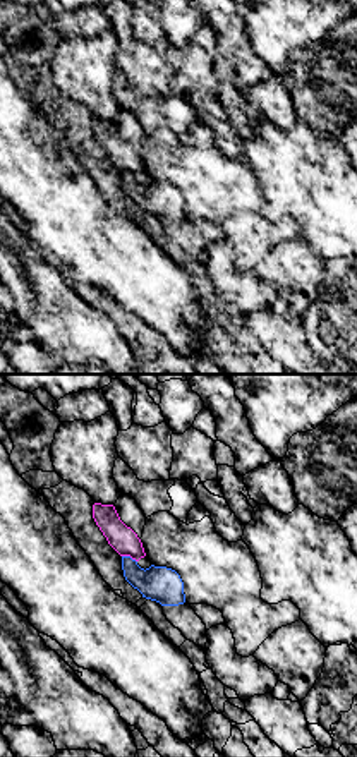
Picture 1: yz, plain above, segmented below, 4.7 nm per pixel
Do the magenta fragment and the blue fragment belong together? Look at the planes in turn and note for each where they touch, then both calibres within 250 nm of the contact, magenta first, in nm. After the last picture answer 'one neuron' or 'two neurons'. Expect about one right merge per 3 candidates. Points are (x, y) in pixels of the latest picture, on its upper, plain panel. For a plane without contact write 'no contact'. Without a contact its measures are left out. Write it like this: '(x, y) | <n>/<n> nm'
(129, 170) | 120/170 nm

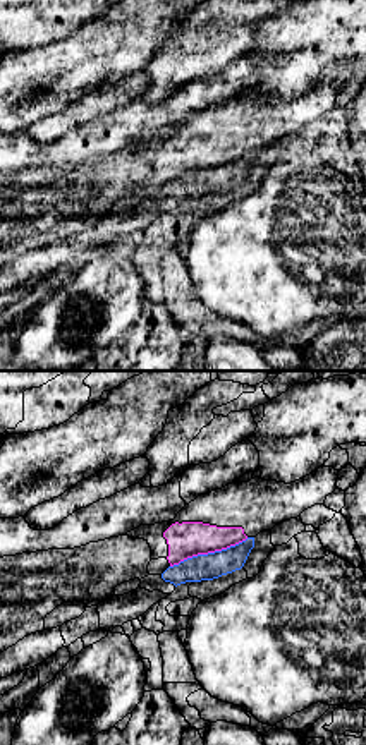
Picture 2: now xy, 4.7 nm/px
(208, 167) | 170/130 nm

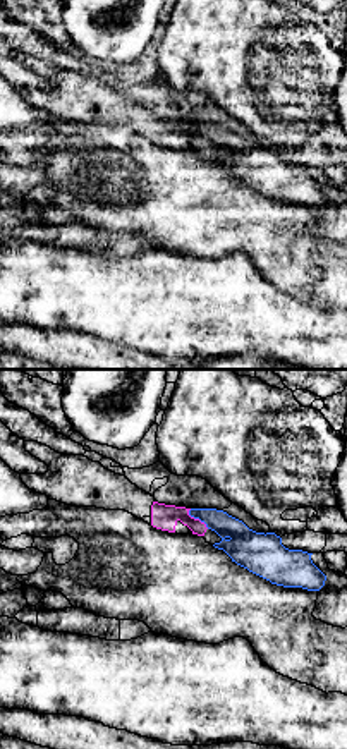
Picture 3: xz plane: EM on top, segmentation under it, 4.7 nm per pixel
(198, 134) | 120/160 nm

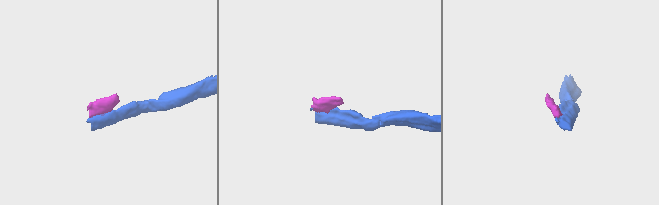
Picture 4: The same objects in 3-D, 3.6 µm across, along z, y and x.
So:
two neurons

